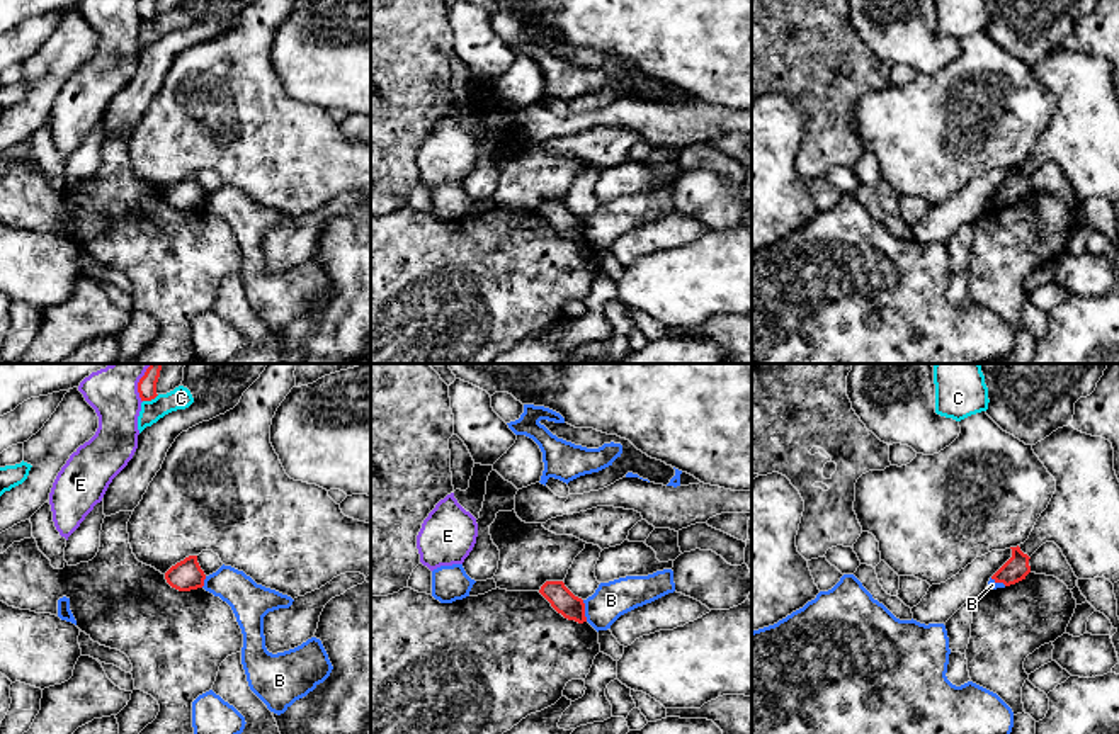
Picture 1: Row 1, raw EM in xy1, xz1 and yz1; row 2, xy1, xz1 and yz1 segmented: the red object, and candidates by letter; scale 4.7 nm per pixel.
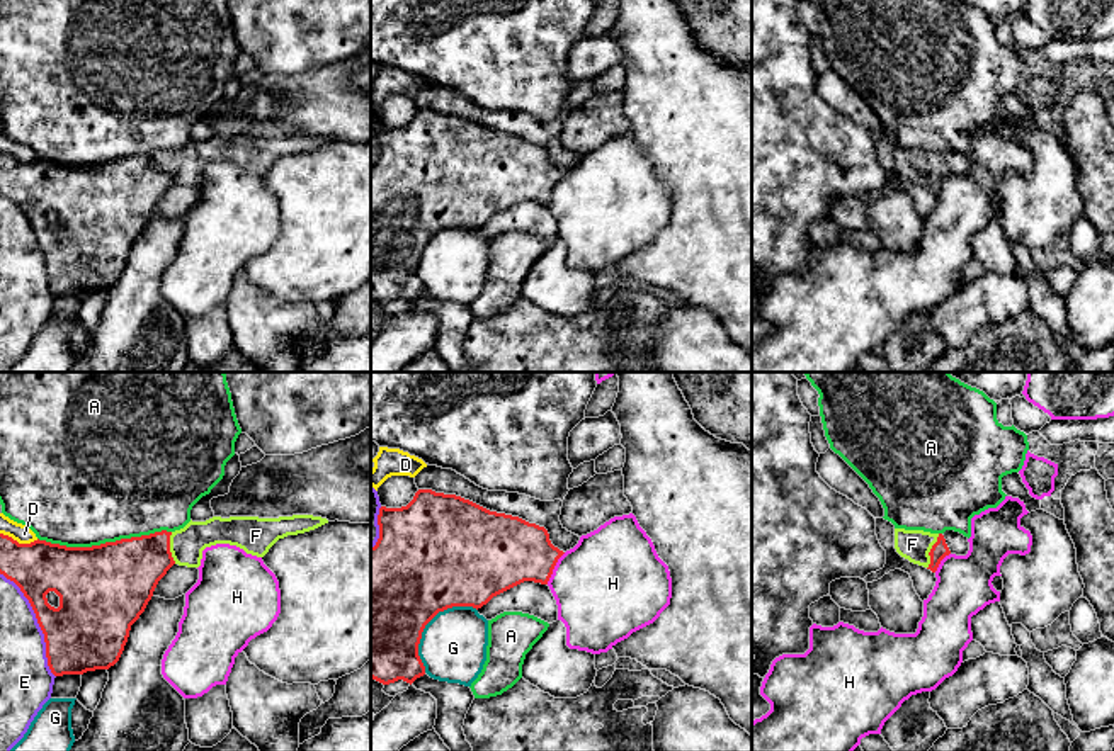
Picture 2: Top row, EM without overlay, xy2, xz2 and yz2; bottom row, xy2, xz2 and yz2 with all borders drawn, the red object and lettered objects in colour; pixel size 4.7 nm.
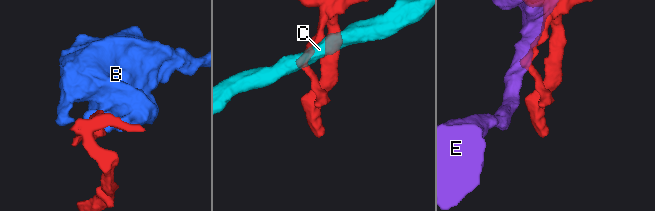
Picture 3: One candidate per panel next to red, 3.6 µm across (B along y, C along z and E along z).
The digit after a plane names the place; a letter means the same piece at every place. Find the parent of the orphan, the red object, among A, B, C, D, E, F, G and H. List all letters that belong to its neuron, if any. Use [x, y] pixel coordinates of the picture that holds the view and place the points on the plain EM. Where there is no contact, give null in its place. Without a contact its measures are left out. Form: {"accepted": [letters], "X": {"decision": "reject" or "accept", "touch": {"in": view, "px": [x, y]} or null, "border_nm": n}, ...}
{"accepted": ["F"], "A": {"decision": "reject", "touch": {"in": "xy2", "px": [106, 162]}, "border_nm": 650}, "B": {"decision": "reject", "touch": {"in": "xz1", "px": [584, 230]}, "border_nm": 110}, "C": {"decision": "reject", "touch": {"in": "xy1", "px": [150, 19]}, "border_nm": 90}, "D": {"decision": "reject", "touch": {"in": "xy2", "px": [17, 162]}, "border_nm": 190}, "E": {"decision": "reject", "touch": {"in": "xy2", "px": [38, 242]}, "border_nm": 550}, "F": {"decision": "accept", "touch": {"in": "yz2", "px": [931, 170]}, "border_nm": 180}, "G": {"decision": "reject", "touch": {"in": "xz2", "px": [427, 242]}, "border_nm": 400}, "H": {"decision": "reject", "touch": {"in": "xz2", "px": [553, 187]}, "border_nm": 180}}

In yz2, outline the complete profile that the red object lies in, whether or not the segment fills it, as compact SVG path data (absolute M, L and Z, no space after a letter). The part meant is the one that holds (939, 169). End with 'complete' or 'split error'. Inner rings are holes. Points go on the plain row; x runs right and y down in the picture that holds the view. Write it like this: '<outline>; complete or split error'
M895 148L895 168L901 177L932 192L935 192L941 180L951 173L942 153L924 150Z; split error

